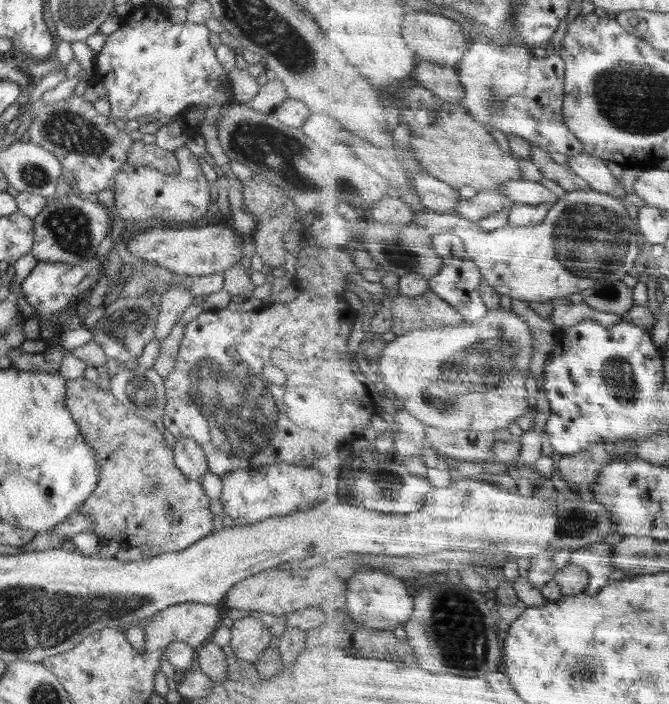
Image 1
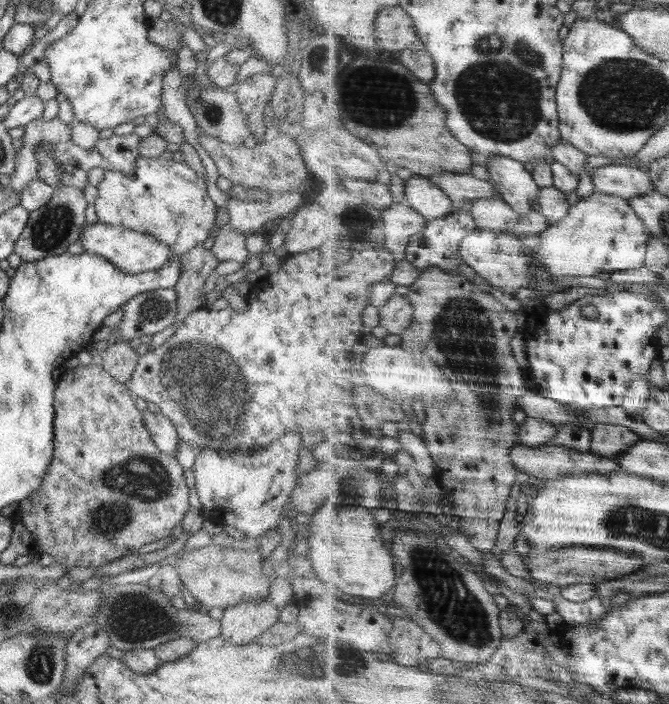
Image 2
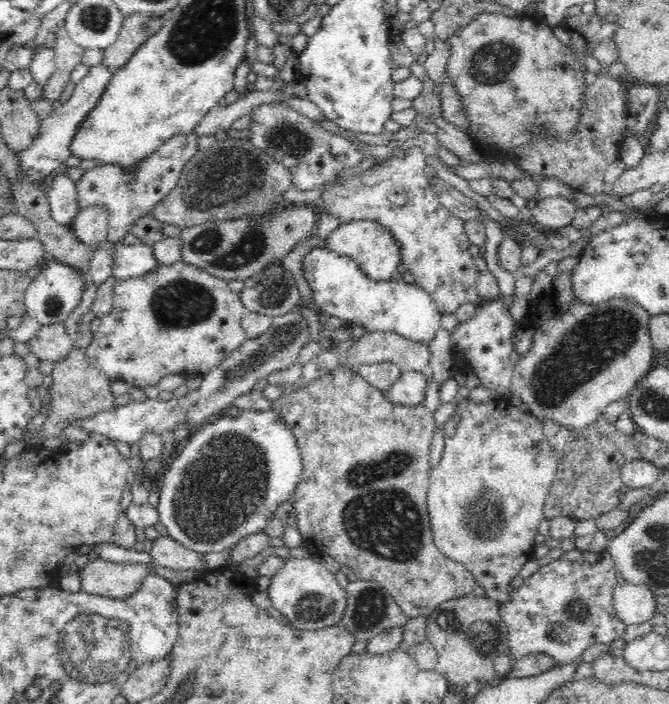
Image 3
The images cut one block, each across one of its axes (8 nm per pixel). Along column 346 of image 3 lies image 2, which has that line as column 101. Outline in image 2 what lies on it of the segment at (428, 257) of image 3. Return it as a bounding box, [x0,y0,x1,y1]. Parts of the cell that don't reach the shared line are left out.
[95,157,217,256]

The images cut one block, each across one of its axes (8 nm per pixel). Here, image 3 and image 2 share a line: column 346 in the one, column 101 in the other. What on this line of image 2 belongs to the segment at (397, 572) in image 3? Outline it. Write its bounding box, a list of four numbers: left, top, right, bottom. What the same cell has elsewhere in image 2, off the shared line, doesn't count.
[17,364,190,570]

